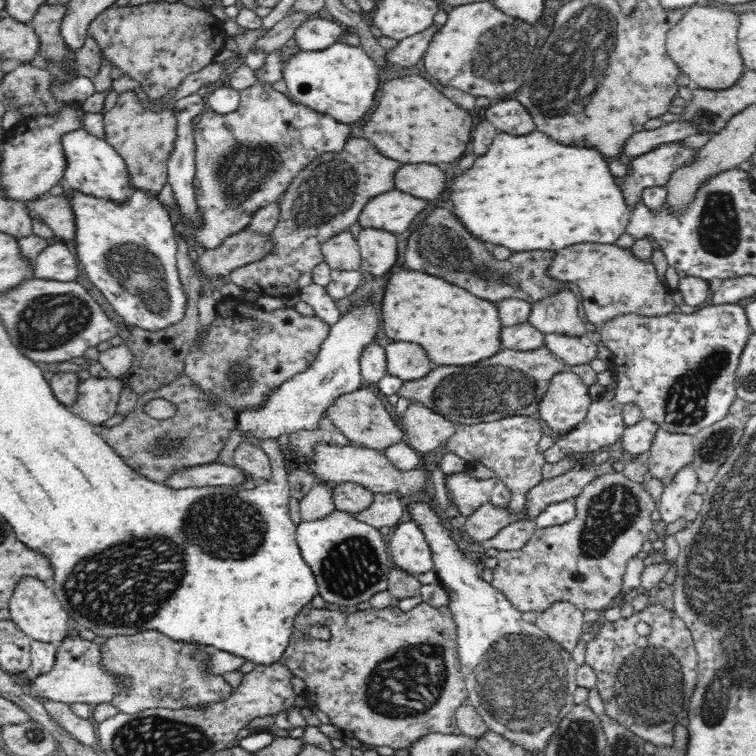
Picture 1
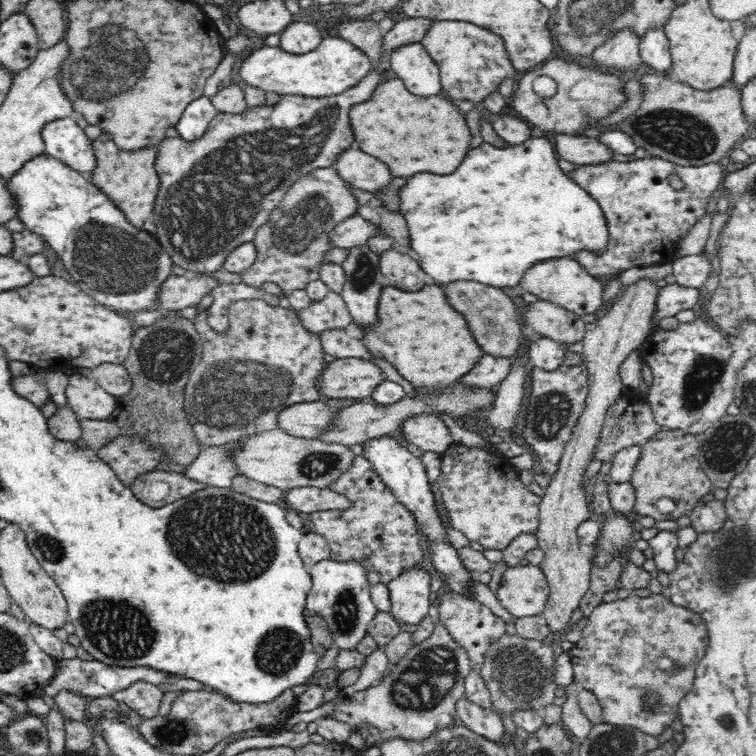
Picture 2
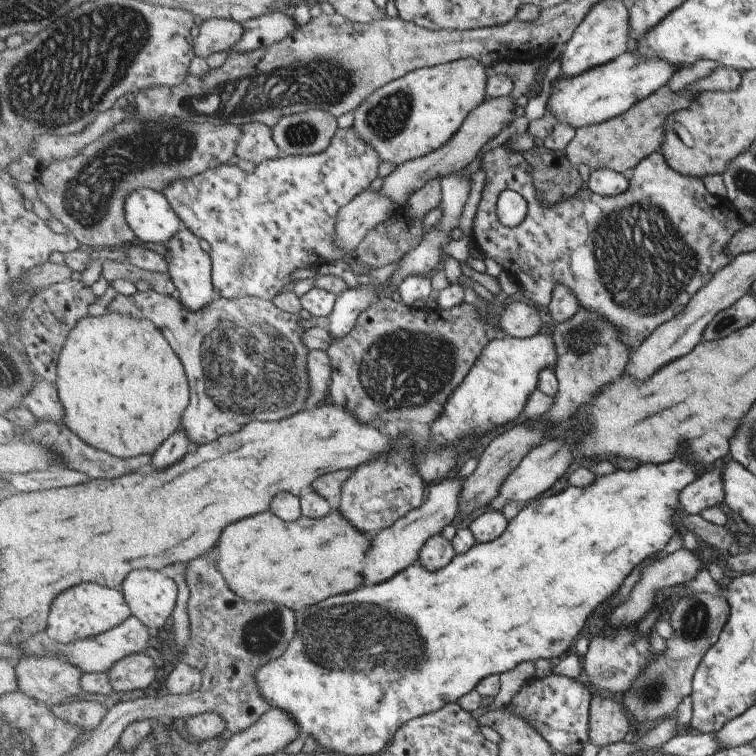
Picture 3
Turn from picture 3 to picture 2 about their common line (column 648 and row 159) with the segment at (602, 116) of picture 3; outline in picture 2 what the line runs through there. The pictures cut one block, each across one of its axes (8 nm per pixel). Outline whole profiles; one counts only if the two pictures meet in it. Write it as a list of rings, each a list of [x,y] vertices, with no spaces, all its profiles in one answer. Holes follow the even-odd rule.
[[[71,116],[54,120],[42,128],[46,155],[61,160],[76,172],[89,176],[96,168],[93,140]]]

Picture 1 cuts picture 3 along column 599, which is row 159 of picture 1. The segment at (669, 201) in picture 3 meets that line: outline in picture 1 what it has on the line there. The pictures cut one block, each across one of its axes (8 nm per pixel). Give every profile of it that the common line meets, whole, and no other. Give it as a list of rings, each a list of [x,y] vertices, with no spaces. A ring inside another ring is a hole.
[[[259,81],[254,85],[248,86],[248,88],[242,88],[238,91],[240,95],[240,104],[234,112],[228,112],[228,114],[218,114],[212,110],[200,113],[200,120],[198,124],[193,126],[194,140],[195,140],[195,152],[194,152],[194,166],[195,166],[195,176],[193,178],[193,185],[195,188],[195,195],[197,196],[197,203],[203,218],[203,223],[201,227],[191,228],[190,221],[184,218],[184,215],[179,214],[178,216],[181,219],[179,222],[182,224],[182,227],[185,229],[185,233],[193,235],[194,240],[202,246],[204,249],[213,249],[217,246],[220,246],[229,236],[232,236],[234,233],[242,230],[242,228],[249,226],[251,220],[253,219],[253,214],[260,210],[260,208],[274,202],[282,197],[283,192],[286,192],[289,184],[292,182],[292,179],[298,172],[300,172],[307,164],[310,164],[314,158],[318,158],[320,154],[326,152],[340,152],[344,142],[349,139],[351,126],[338,123],[334,119],[330,118],[328,115],[318,113],[307,106],[304,106],[302,103],[289,100],[285,93],[278,92],[274,90],[274,87],[268,82]]]

